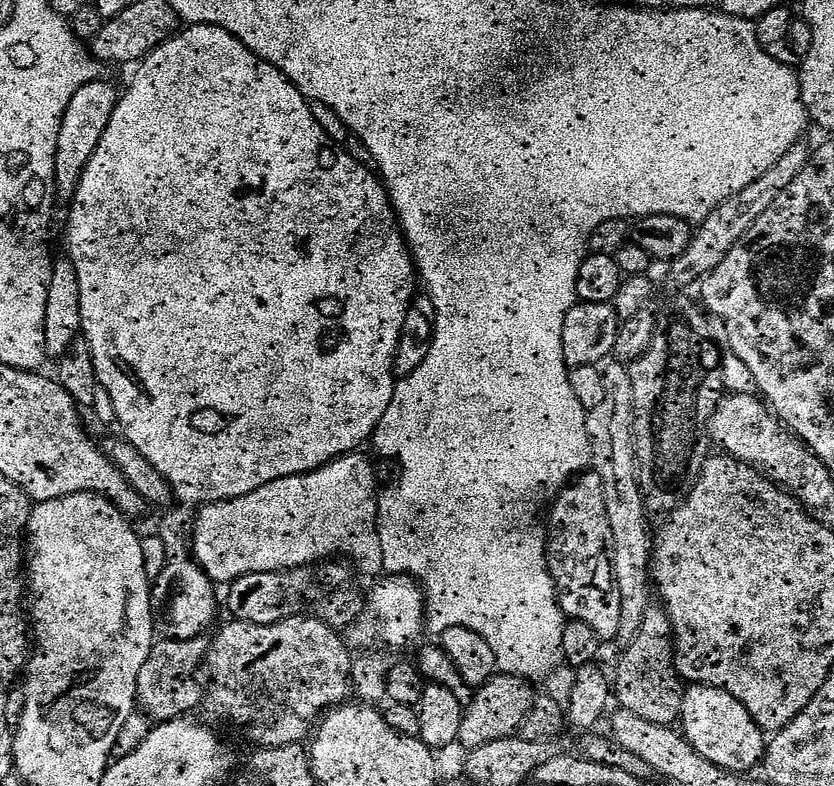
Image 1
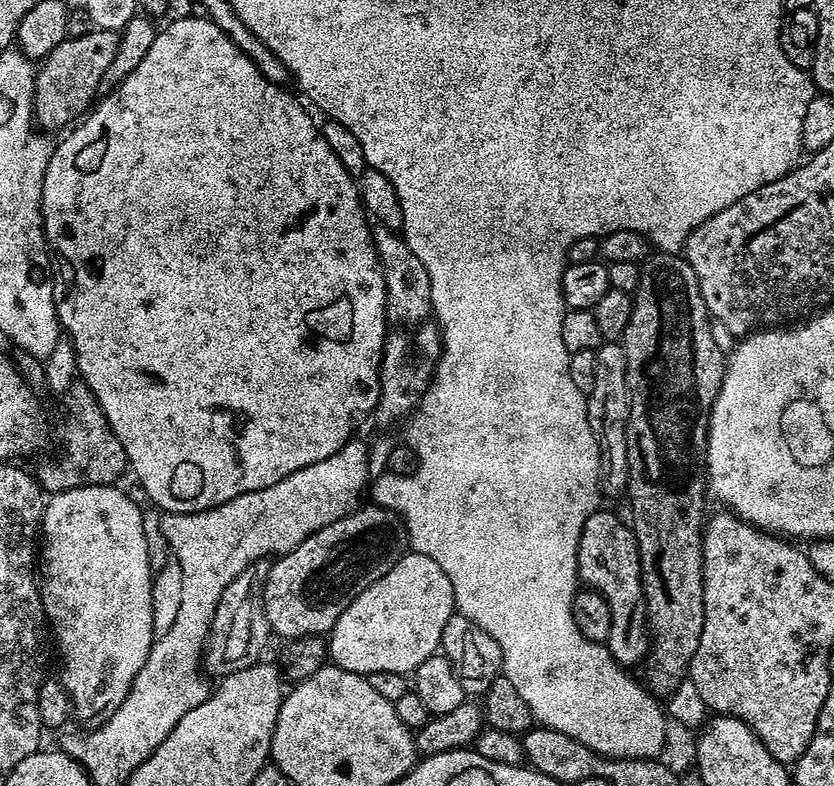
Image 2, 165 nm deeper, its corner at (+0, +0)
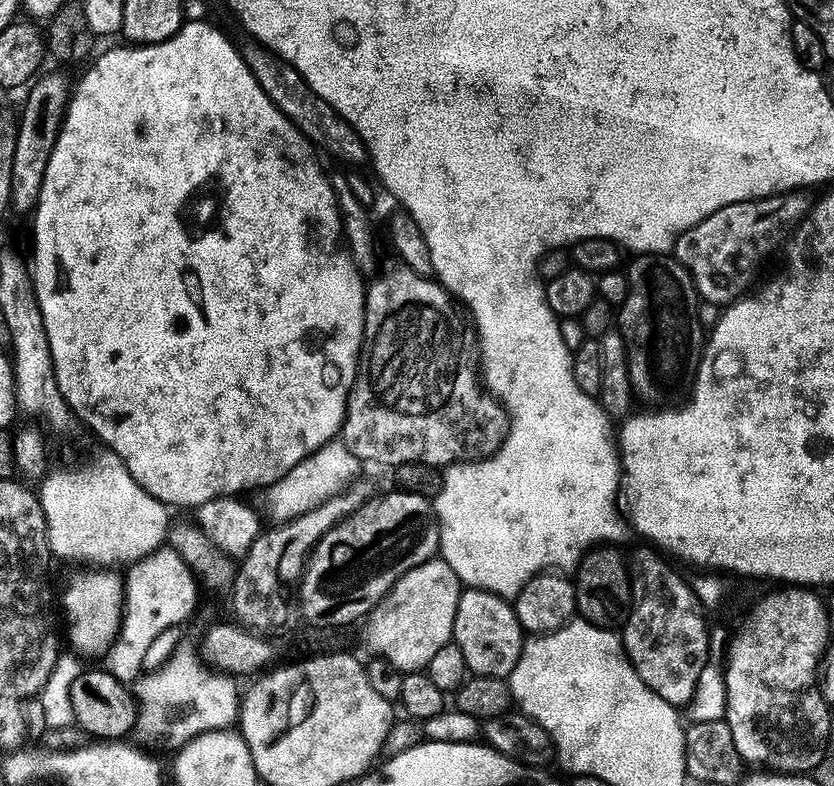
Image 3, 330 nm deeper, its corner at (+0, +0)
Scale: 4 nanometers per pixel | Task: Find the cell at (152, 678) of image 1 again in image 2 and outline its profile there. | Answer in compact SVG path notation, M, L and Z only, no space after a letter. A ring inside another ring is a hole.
M253 566L238 574L234 582L230 582L230 586L222 590L222 598L218 598L218 606L214 610L214 618L208 631L208 649L202 657L203 667L213 677L216 675L216 678L223 678L238 670L246 670L257 663L259 656L256 655L268 644L270 629L264 617L264 582L260 570Z

